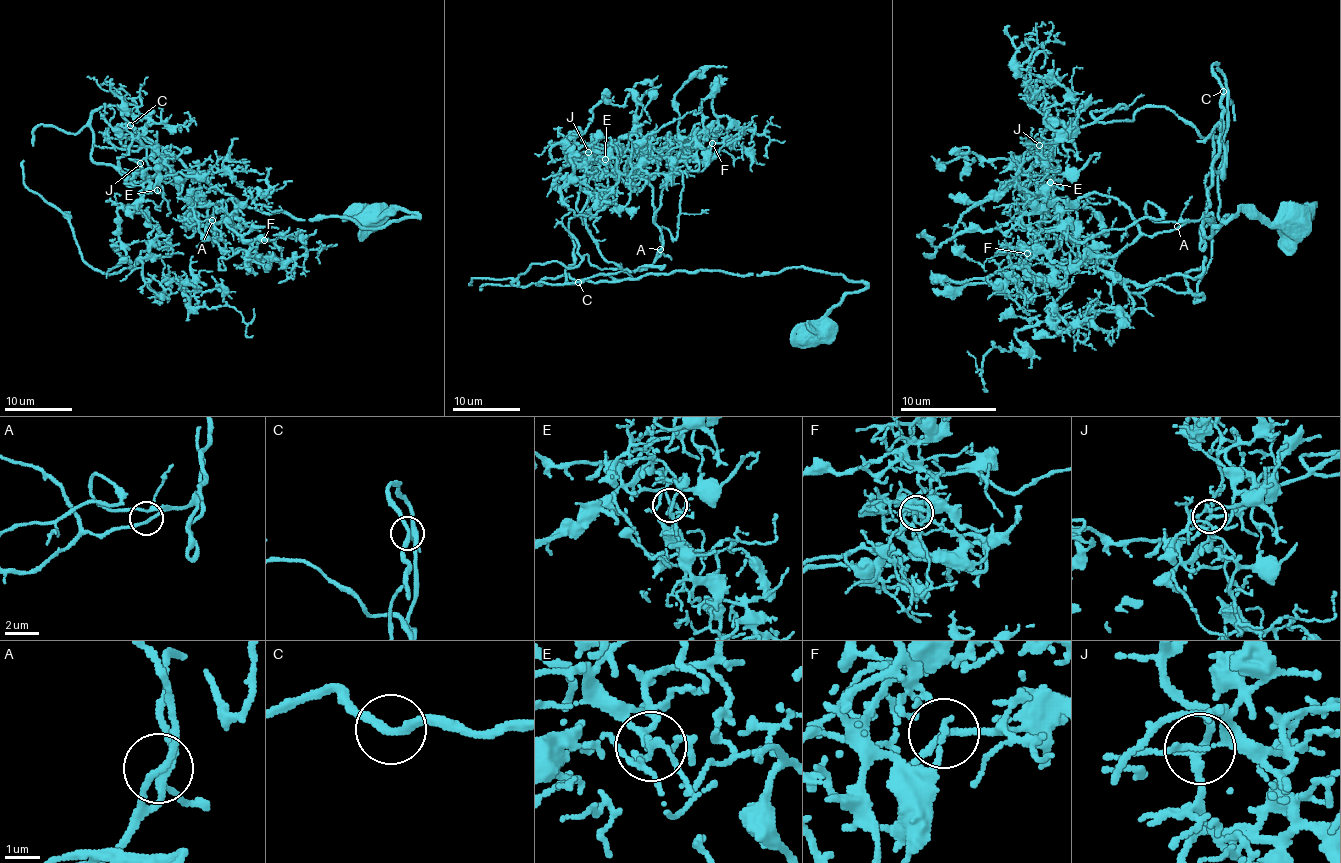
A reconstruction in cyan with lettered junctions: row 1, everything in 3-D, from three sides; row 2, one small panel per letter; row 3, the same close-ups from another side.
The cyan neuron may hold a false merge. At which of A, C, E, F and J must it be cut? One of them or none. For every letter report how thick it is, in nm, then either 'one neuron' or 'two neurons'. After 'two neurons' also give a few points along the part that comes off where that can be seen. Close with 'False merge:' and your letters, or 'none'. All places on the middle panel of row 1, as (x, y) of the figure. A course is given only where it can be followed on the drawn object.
A: 170 nm | one neuron
C: 240 nm | one neuron
E: 180 nm | one neuron
F: 190 nm | one neuron
J: 200 nm | one neuron
False merge: none

